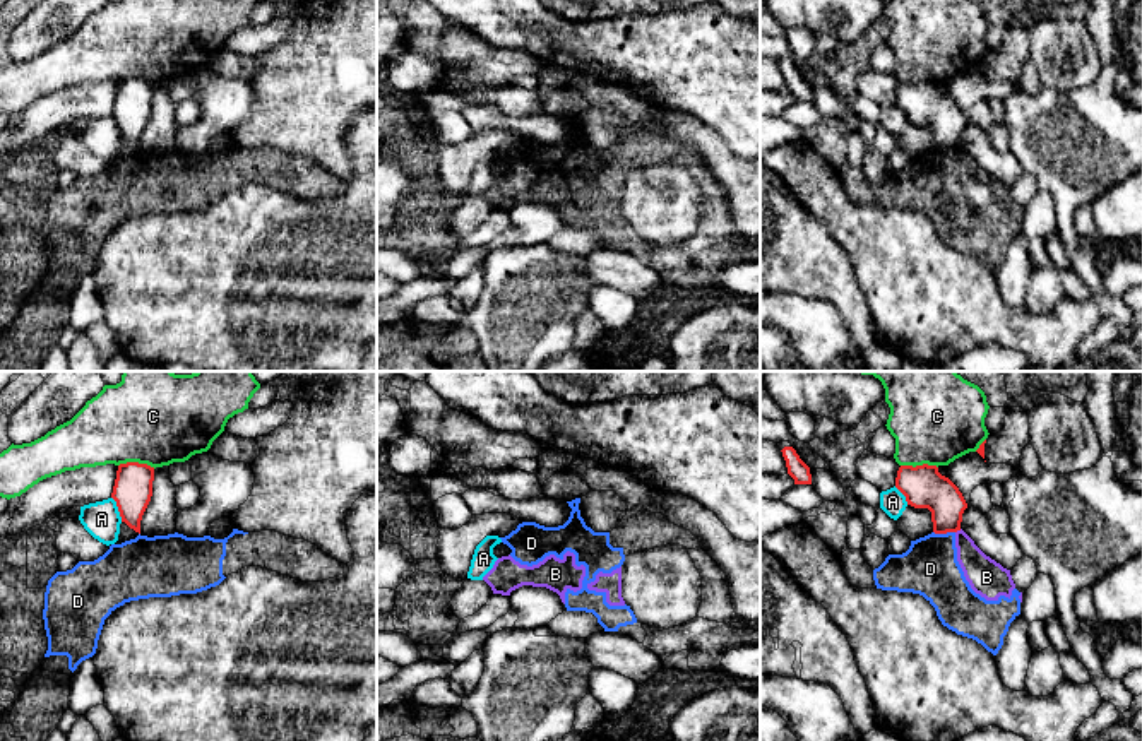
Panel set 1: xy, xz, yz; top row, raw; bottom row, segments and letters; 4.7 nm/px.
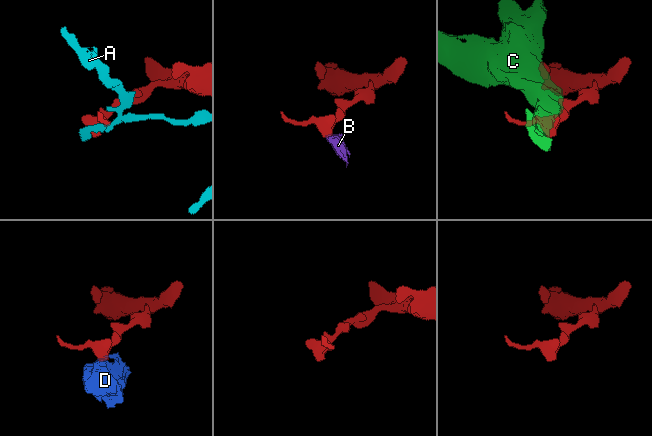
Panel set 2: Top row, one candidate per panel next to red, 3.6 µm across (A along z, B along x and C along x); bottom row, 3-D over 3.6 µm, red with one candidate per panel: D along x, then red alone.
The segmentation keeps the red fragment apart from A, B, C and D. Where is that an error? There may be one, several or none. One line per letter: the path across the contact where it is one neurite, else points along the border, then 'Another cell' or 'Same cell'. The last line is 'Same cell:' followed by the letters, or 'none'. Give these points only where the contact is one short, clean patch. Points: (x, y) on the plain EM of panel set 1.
A: Another cell
B: Boundary: yz (961, 146), (956, 149). Another cell
C: Another cell
D: Boundary: yz (933, 148), (954, 149). Another cell
Same cell: none

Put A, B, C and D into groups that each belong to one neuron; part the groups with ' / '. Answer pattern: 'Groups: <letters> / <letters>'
Groups: A / B D / C

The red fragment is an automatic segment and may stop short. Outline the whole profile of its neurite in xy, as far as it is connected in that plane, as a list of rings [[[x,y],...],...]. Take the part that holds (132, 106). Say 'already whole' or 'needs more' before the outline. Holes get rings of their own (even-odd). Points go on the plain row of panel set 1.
already whole; [[[139,79],[120,80],[111,115],[122,139],[140,151],[140,137],[152,113],[154,84]]]

